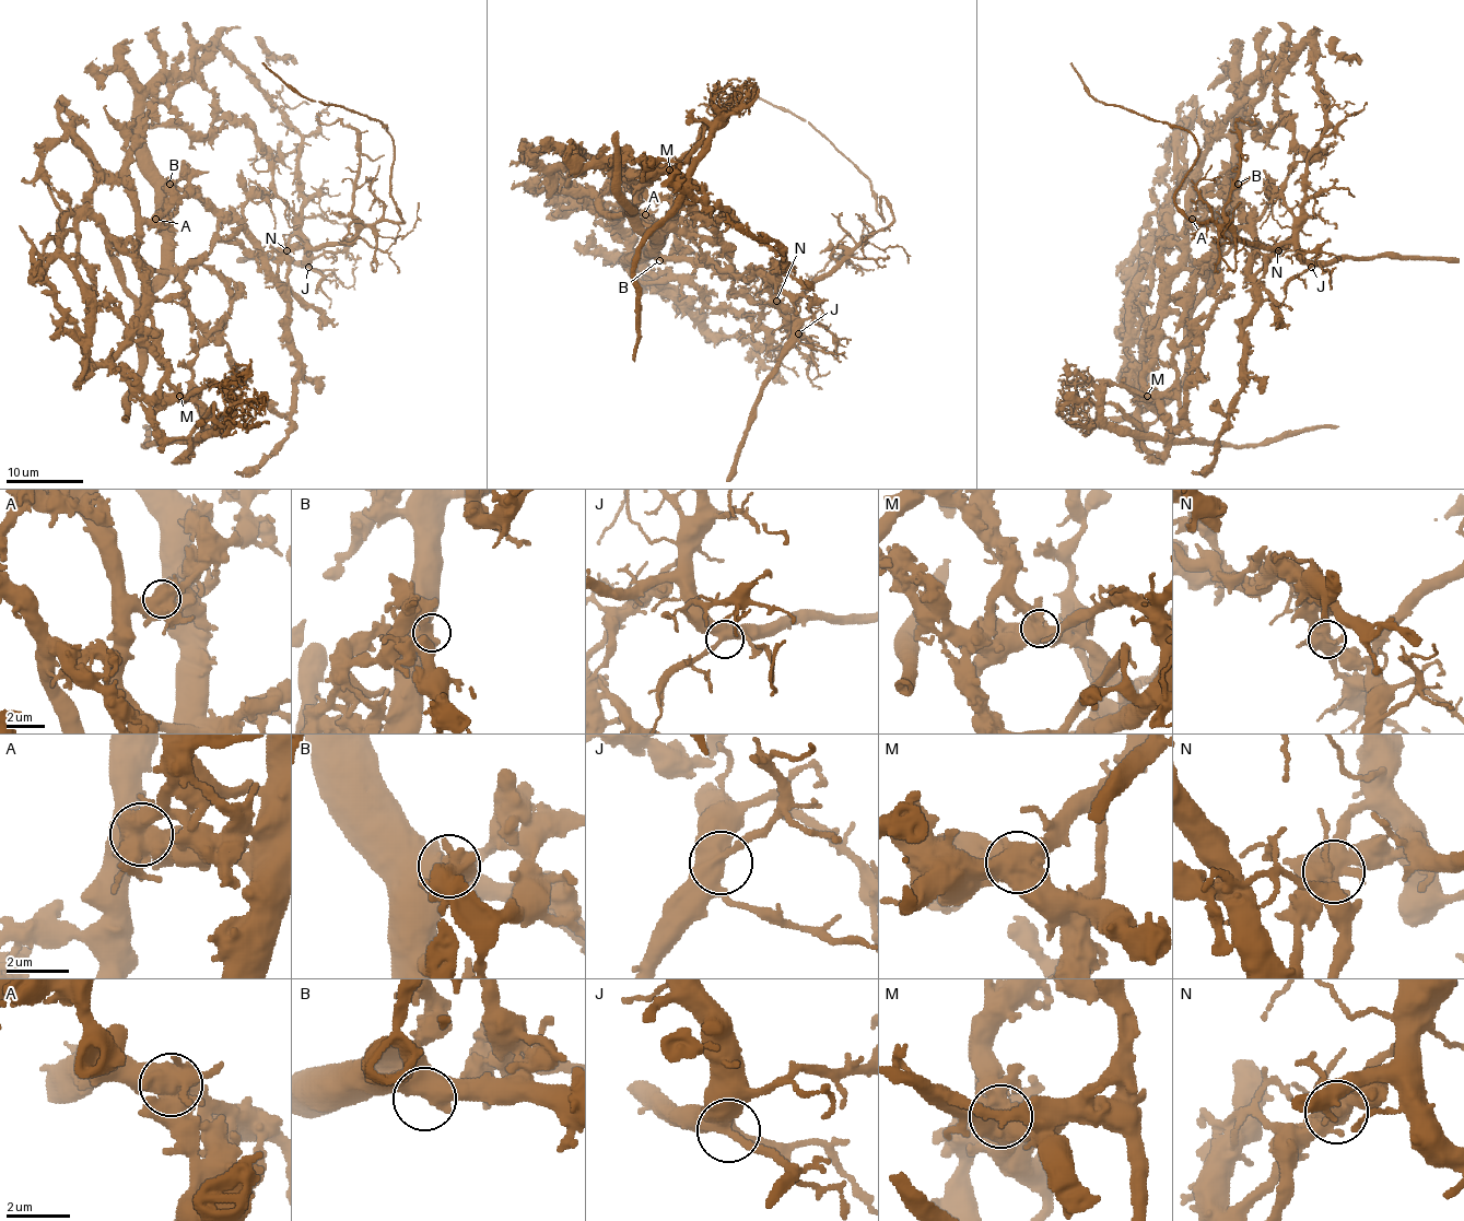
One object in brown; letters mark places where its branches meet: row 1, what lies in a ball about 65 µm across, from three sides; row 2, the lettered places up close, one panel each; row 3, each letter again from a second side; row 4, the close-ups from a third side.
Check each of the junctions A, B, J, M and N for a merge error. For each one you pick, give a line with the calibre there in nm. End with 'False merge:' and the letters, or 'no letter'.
A: calibre 750 nm
M: calibre 750 nm
N: calibre 550 nm
False merge: A, M, N

